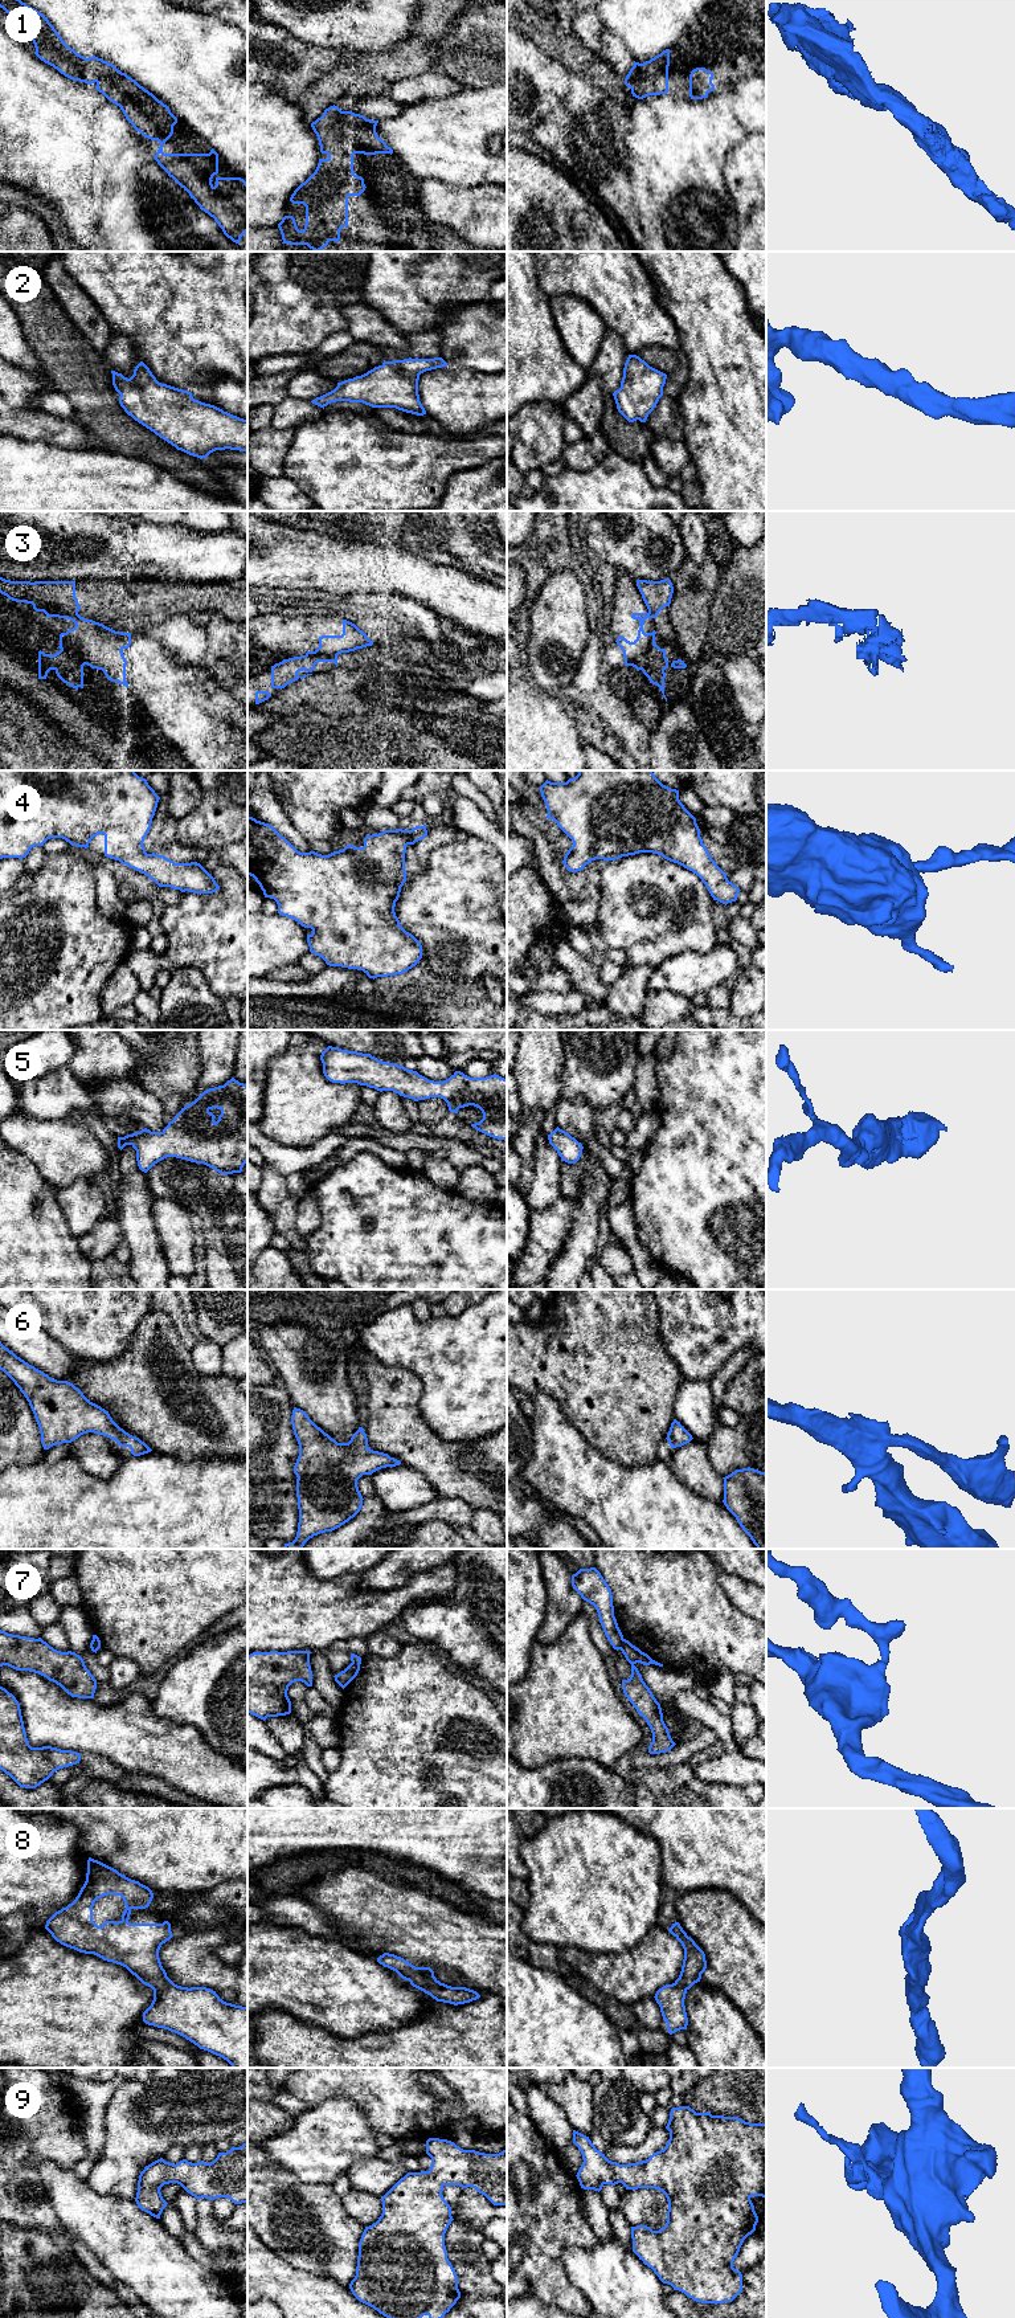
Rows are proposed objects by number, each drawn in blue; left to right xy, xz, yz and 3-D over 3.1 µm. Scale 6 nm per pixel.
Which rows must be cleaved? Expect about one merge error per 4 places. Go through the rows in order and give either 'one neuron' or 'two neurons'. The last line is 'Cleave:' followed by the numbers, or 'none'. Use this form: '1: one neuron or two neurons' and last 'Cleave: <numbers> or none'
1: one neuron
2: one neuron
3: two neurons
4: one neuron
5: one neuron
6: one neuron
7: two neurons
8: one neuron
9: one neuron
Cleave: 3, 7

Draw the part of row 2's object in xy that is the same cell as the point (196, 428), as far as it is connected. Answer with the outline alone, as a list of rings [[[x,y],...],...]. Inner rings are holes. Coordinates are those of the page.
[[[143,361],[130,379],[111,373],[124,412],[177,450],[200,459],[216,450],[247,451],[247,420],[159,383]]]

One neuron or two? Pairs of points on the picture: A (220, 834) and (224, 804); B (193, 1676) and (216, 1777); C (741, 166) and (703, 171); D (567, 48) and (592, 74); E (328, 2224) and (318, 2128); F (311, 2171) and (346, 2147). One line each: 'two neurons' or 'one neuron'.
A: one neuron
B: two neurons
C: two neurons
D: one neuron
E: two neurons
F: one neuron

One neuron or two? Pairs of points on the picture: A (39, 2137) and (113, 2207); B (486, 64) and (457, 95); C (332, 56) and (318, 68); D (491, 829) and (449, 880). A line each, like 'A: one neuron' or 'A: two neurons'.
A: two neurons
B: two neurons
C: one neuron
D: two neurons

